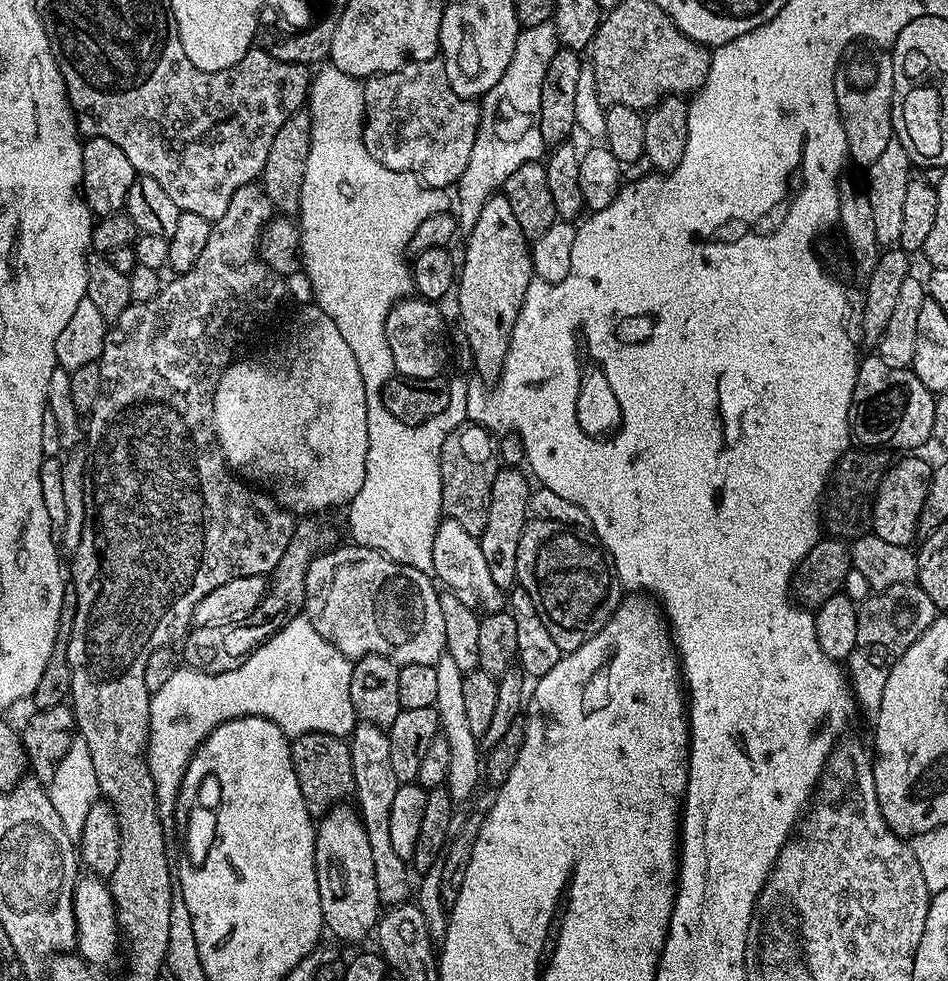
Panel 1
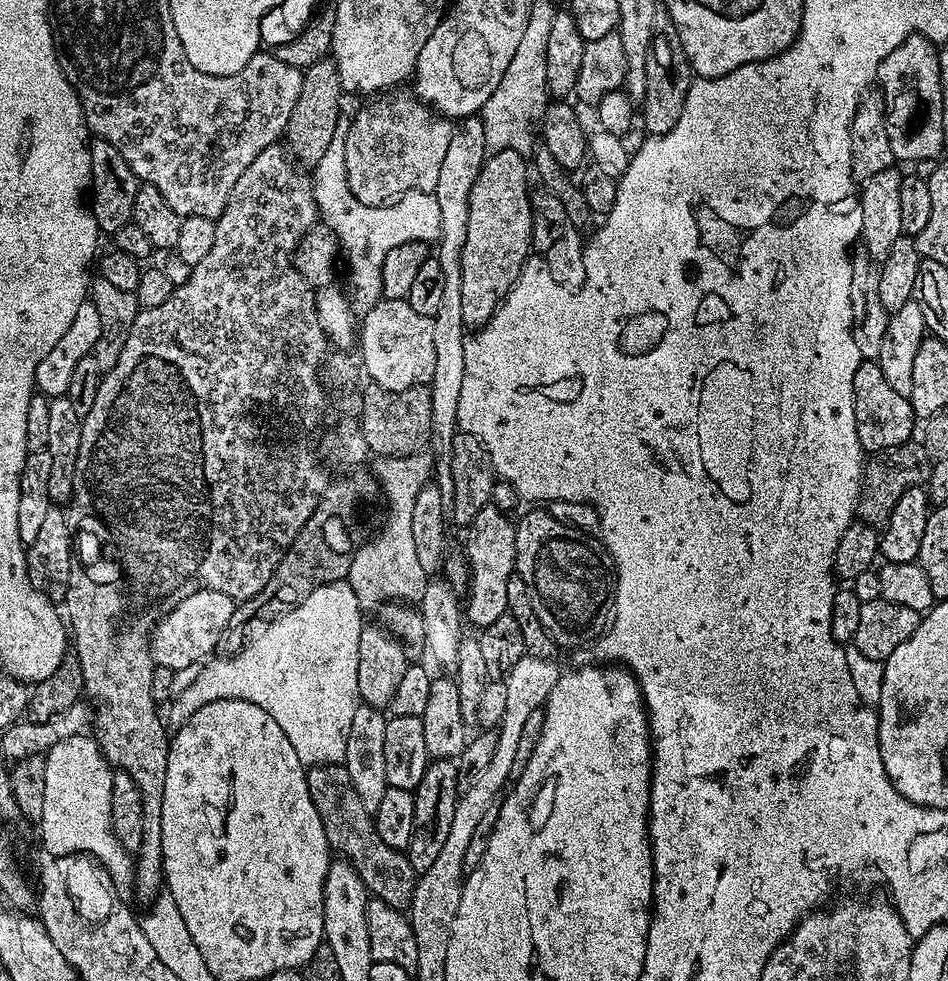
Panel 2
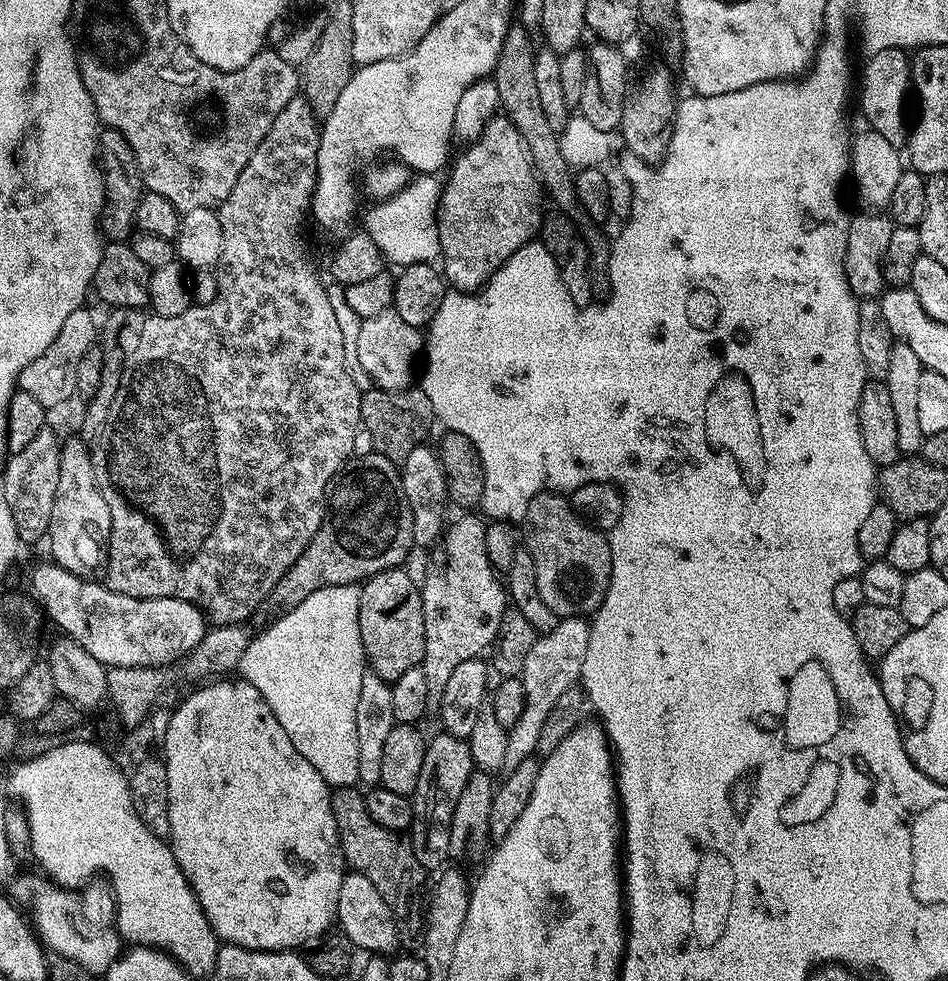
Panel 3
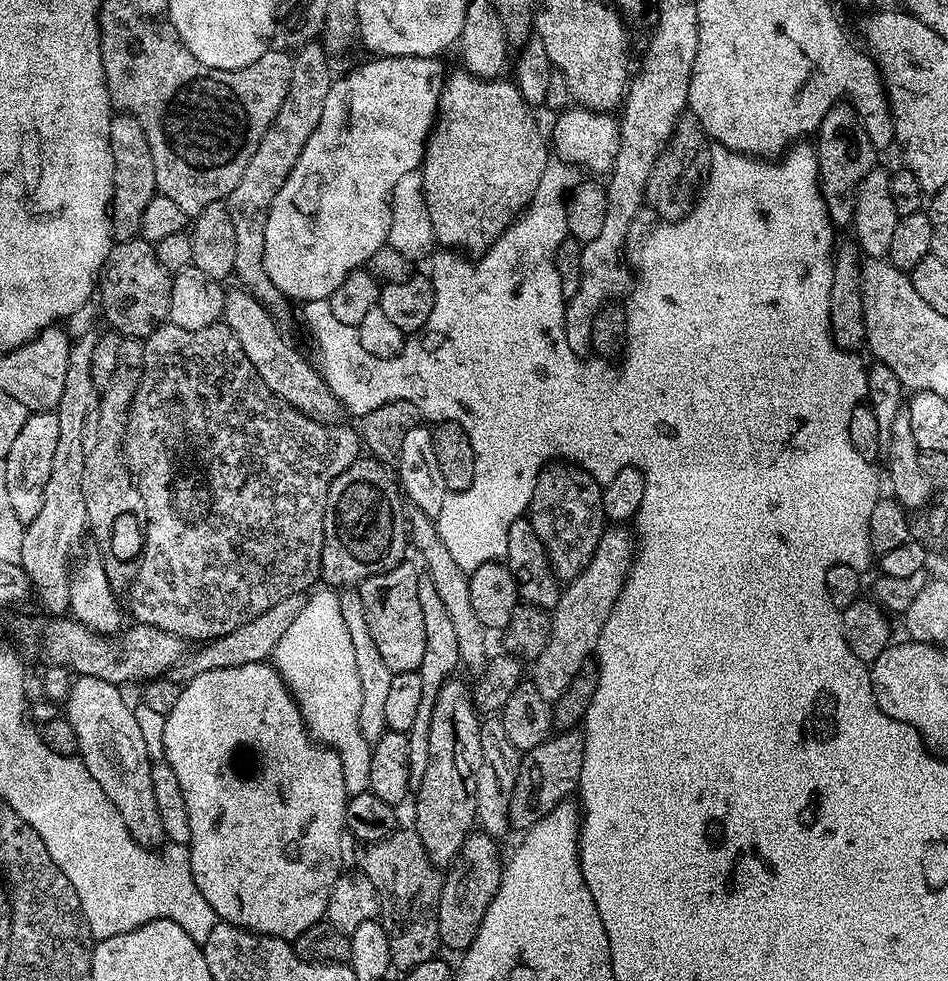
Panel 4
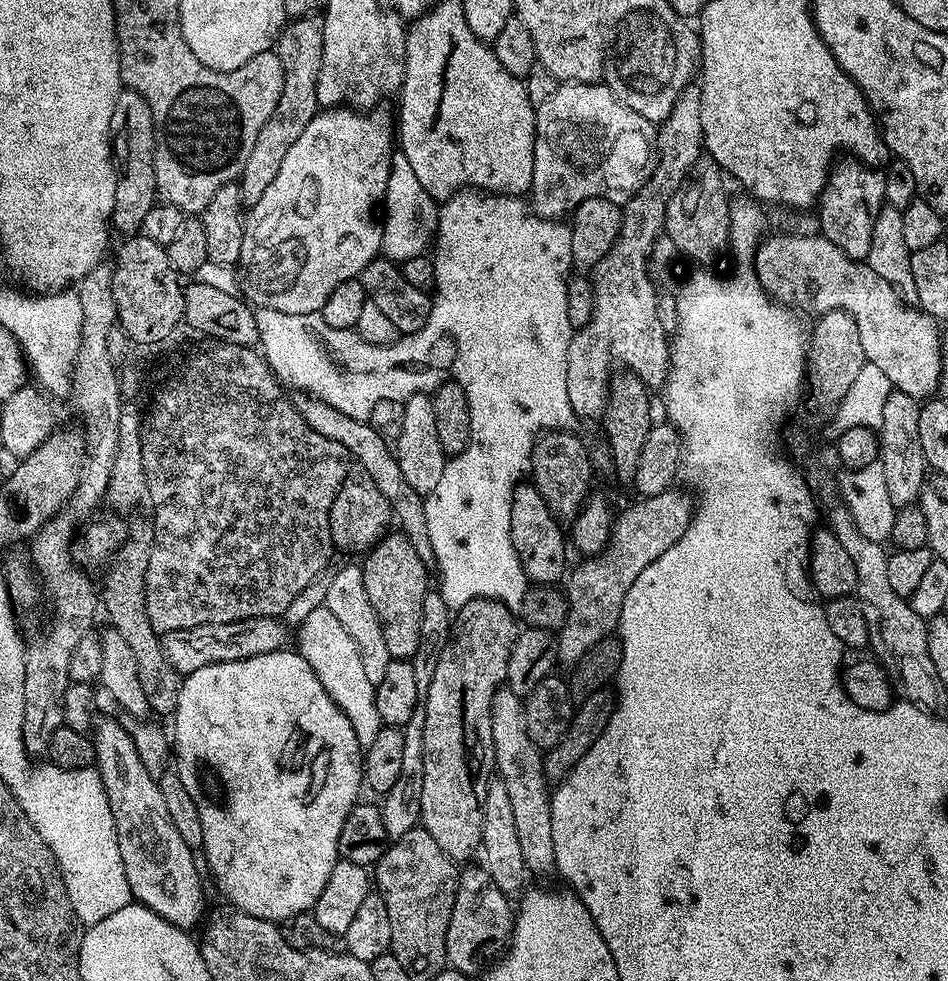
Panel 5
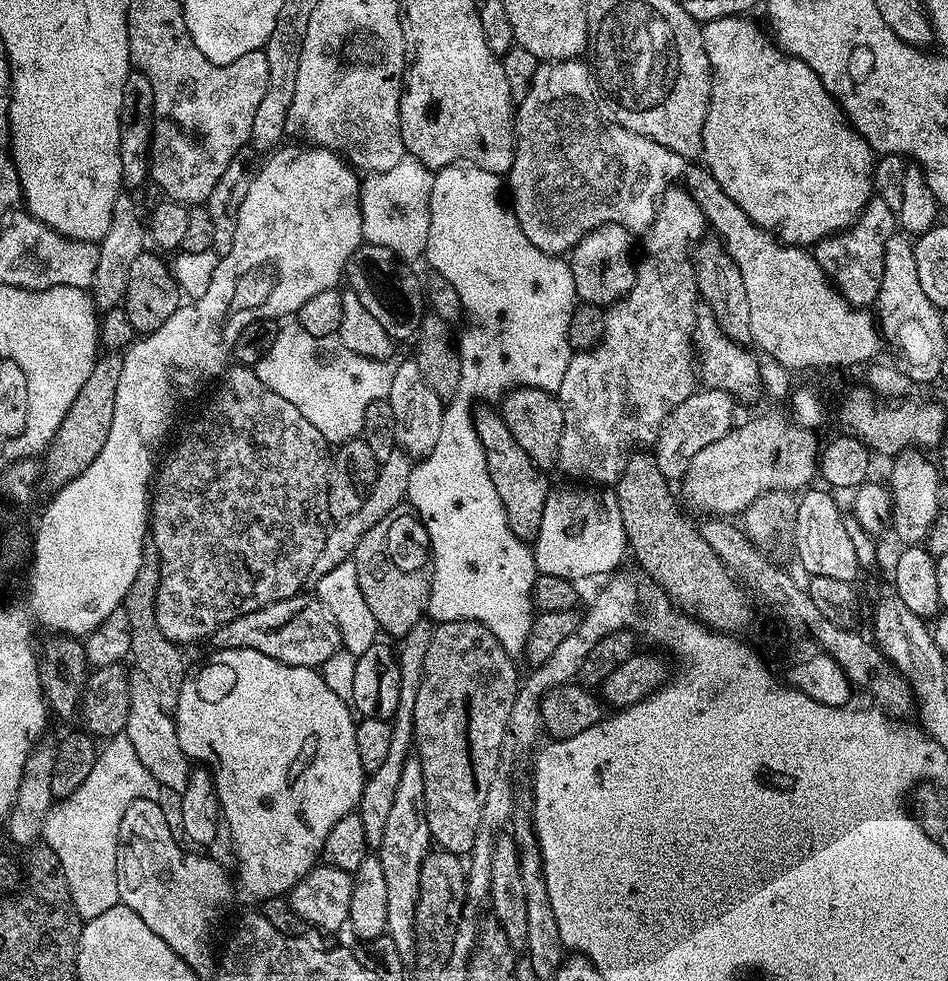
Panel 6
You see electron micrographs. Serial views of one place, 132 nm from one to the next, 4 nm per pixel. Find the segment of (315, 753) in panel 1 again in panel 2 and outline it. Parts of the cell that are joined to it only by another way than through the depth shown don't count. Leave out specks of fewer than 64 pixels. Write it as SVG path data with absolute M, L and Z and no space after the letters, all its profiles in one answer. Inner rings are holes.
M313 764L307 774L310 798L322 818L329 849L351 862L375 899L401 910L407 909L412 902L418 874L401 849L386 846L386 842L378 838L373 813L362 806L362 798L358 798L358 790L354 790L354 782L350 782L350 774L344 765Z

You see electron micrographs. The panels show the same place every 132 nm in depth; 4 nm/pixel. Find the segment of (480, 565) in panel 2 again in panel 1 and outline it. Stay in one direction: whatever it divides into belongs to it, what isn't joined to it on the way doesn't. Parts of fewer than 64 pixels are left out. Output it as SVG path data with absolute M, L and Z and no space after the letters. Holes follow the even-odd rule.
M501 467L492 483L492 501L486 514L486 526L480 531L479 541L482 555L486 557L486 566L490 566L490 574L494 582L502 590L508 590L517 583L516 563L518 562L518 538L524 525L530 519L528 511L529 477L523 476L519 467Z

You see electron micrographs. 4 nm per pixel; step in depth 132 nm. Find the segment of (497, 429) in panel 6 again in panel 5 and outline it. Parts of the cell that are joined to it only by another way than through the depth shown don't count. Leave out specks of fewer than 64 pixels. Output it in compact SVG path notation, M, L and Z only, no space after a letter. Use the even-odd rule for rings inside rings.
M521 482L516 485L516 489L512 495L512 501L508 507L508 542L514 546L514 550L522 562L522 570L526 574L528 581L533 585L550 584L556 586L565 579L566 568L564 572L564 563L568 560L567 554L564 553L566 532L565 529L564 532L560 529L559 523L561 524L561 521L548 509L547 502L544 501L542 494L536 489L535 484L531 482Z

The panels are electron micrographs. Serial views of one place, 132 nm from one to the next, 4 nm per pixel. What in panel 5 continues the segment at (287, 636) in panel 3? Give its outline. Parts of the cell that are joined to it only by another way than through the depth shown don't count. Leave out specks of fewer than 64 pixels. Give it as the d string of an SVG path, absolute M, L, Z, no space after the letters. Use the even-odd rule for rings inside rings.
M325 607L314 610L310 618L303 620L298 626L298 632L300 656L306 658L306 662L310 662L310 670L314 670L318 682L322 682L322 686L326 688L326 694L340 707L342 714L350 718L350 726L361 749L368 748L382 725L376 705L376 685L370 682L370 678L366 678L362 658L358 658L358 646L354 646L350 634L346 634L338 618L334 618L334 614L330 614L330 610Z

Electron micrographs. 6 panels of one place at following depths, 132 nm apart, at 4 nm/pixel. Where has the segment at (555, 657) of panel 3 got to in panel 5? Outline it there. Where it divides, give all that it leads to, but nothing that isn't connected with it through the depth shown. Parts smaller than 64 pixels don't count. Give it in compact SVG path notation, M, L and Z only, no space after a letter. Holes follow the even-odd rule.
M673 486L667 488L662 494L637 499L637 504L622 509L620 516L618 512L612 521L612 529L604 548L596 555L589 555L587 558L581 559L581 564L573 572L571 569L566 580L566 585L568 584L568 588L566 587L568 598L566 622L556 636L556 654L563 663L565 660L565 665L571 666L578 663L582 654L586 654L586 650L590 650L598 641L604 640L617 631L622 602L626 598L630 586L634 586L634 578L638 578L638 574L642 574L642 570L646 570L646 566L650 566L662 554L666 554L666 550L670 550L670 546L674 546L674 542L678 542L678 538L682 538L682 534L686 534L688 523L692 520L694 500L687 491L679 492L678 488Z

